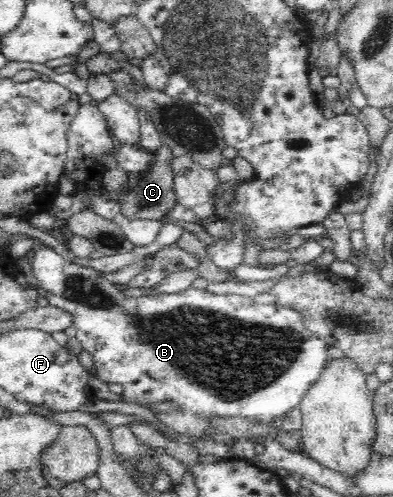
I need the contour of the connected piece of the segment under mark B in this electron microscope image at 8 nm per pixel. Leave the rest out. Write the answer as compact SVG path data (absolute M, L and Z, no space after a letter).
M38 244L36 254L32 258L31 266L34 276L40 285L40 289L46 292L46 299L51 306L62 308L73 315L73 326L77 334L76 337L83 350L87 351L92 360L96 374L107 384L121 384L124 387L123 396L128 396L134 404L148 404L156 400L174 400L181 406L180 412L176 414L156 414L156 419L172 428L175 432L186 435L190 438L200 438L204 434L211 433L207 422L199 421L200 418L213 416L237 416L240 418L254 419L260 424L274 424L276 420L284 419L285 415L293 409L299 408L302 400L308 392L318 383L322 372L326 370L330 362L329 344L316 337L310 330L304 327L302 318L292 308L281 306L280 304L257 304L254 298L240 296L238 294L210 294L206 290L198 288L188 288L177 294L162 294L156 297L131 298L123 294L120 286L111 284L106 279L99 276L99 273L92 268L83 268L78 264L68 262L55 252L53 248Z

